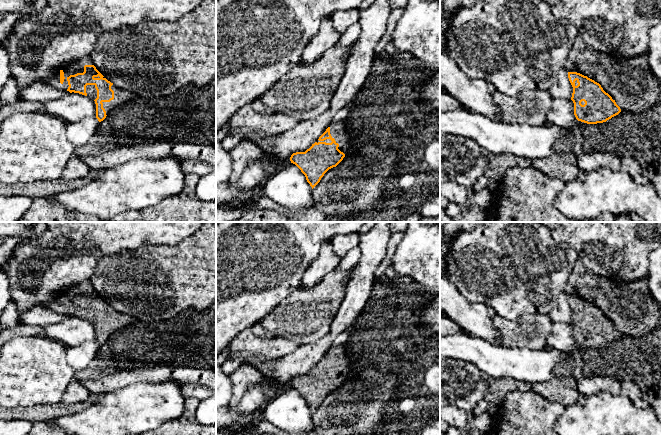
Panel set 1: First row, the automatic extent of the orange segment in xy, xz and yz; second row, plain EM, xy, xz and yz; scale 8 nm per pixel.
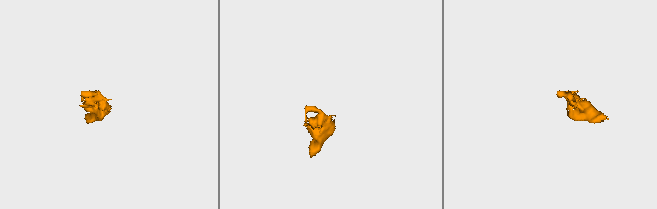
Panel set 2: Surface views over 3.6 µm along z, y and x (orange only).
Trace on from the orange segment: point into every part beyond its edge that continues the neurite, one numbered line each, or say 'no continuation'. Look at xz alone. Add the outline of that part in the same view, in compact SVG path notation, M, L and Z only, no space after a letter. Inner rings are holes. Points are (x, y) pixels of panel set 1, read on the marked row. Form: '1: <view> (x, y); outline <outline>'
1: xz (339, 131); outline M343 121L336 122L330 126L330 134L335 139L336 143L339 144L338 149L344 154L349 149L349 131L346 124Z

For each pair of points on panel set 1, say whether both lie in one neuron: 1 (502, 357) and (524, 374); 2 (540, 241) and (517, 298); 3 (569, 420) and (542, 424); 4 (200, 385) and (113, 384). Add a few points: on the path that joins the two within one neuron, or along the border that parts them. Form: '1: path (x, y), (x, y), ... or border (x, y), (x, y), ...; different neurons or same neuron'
1: path (507, 362), (512, 362), (519, 369); same neuron
2: path (530, 255), (518, 267), (517, 284); same neuron
3: border (565, 407), (554, 424); different neurons
4: path (178, 374), (135, 375); same neuron

